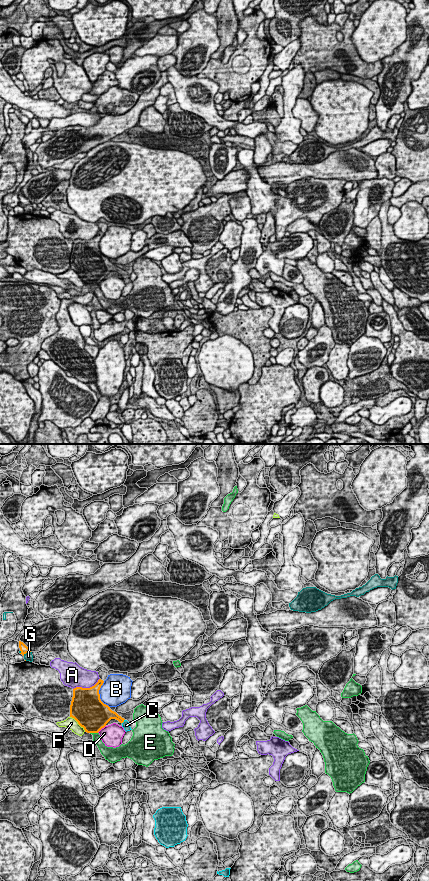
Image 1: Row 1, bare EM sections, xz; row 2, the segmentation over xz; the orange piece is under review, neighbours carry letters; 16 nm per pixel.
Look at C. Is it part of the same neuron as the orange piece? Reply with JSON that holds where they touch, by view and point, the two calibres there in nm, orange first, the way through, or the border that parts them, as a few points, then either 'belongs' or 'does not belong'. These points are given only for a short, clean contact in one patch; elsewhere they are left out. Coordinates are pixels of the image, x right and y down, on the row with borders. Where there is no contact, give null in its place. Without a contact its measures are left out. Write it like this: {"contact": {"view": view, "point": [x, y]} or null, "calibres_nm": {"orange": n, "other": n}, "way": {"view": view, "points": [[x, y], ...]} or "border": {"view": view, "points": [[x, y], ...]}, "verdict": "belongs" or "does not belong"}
{"contact": {"view": "xz", "point": [123, 721]}, "calibres_nm": {"orange": 140, "other": 130}, "way": {"view": "xz", "points": [[110, 714], [123, 721], [126, 725]]}, "verdict": "belongs"}

